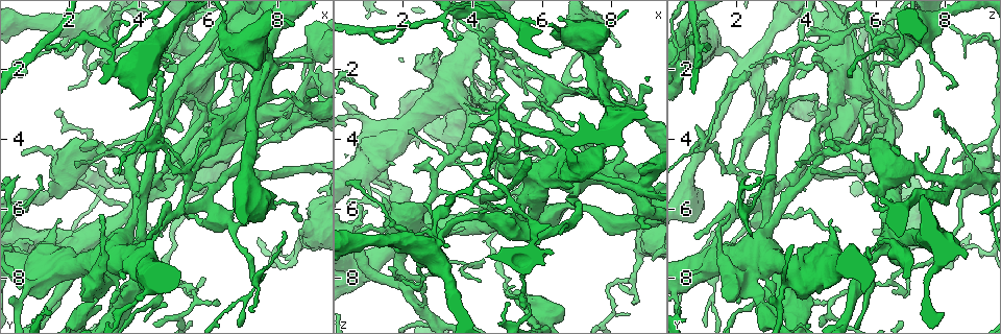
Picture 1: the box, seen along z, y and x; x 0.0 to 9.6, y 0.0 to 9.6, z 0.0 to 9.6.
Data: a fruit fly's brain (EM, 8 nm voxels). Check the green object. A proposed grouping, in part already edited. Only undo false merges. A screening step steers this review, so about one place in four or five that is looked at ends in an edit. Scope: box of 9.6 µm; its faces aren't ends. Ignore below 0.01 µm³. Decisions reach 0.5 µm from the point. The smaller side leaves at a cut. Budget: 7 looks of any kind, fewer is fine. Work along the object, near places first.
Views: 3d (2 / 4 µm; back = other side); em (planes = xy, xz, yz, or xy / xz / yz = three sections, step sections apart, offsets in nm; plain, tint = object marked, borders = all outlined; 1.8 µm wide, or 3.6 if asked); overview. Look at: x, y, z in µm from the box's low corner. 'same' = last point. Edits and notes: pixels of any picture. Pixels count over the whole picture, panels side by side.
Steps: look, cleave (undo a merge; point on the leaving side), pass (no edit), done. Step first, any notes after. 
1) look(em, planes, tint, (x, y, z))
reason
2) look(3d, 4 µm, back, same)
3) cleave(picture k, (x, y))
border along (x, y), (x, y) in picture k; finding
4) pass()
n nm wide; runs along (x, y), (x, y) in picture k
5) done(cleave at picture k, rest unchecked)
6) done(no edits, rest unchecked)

look(em, 3.6 µm, planes, tint, (5.95, 4.70, 9.10))
calibre changes

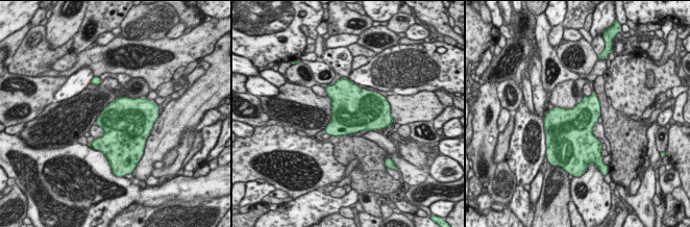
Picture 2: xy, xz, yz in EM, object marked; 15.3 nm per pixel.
pass()
continuous, no second neuron

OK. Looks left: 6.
look(em, xz, step 16, tint, (4.65, 3.45, 6.00))
thin neck

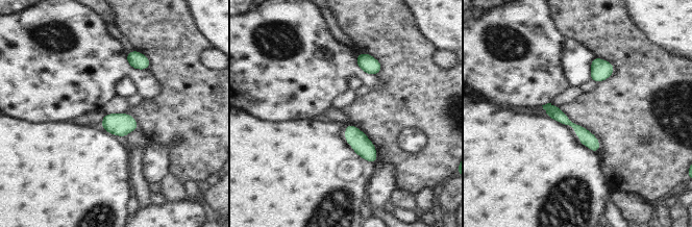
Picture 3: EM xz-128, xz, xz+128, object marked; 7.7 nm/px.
pass()
runs along (546, 107), (571, 123), (596, 148) in picture 3; one neuron here

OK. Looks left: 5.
look(em, planes, tint, (5.15, 8.10, 6.40))
arms part here

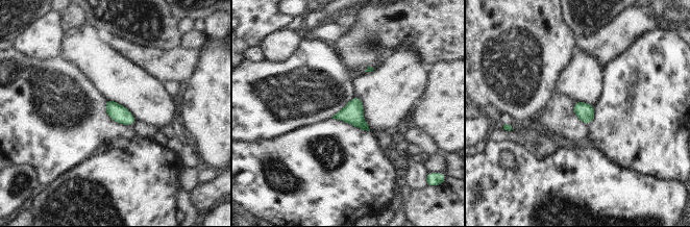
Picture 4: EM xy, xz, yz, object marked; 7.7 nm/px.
pass()
continuous, no second neuron

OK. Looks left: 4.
done(no edits, rest unchecked)

